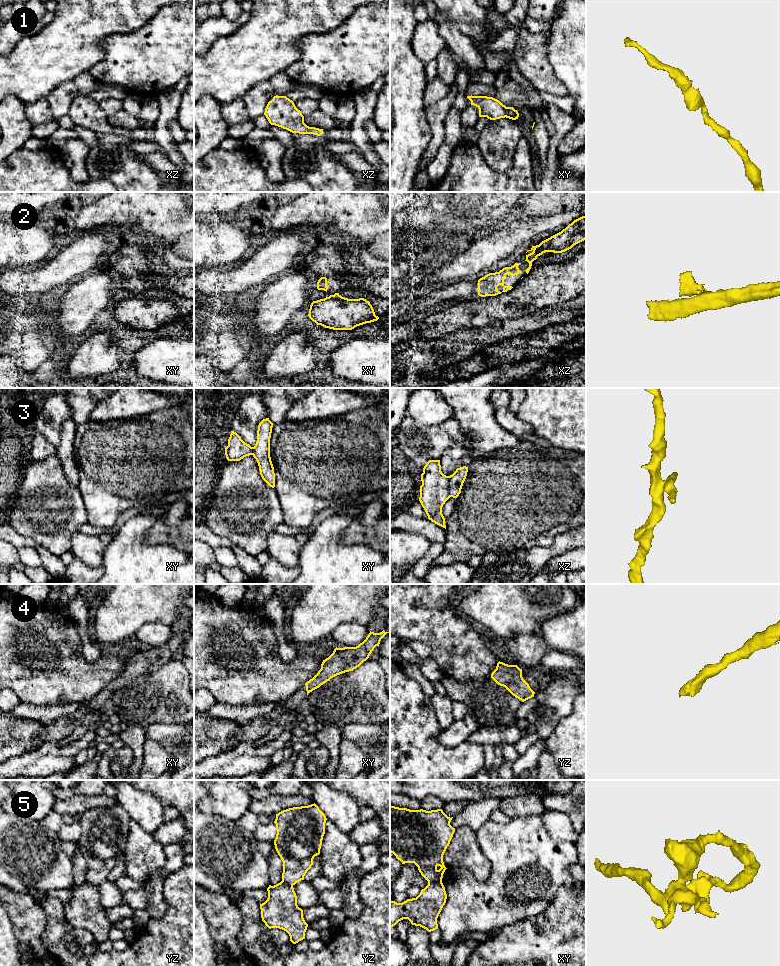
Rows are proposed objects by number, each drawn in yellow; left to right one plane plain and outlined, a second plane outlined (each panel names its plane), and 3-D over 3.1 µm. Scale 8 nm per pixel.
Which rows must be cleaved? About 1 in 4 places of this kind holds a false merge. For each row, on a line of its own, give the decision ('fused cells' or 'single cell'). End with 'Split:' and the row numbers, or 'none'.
1: single cell
2: fused cells
3: fused cells
4: single cell
5: fused cells
Split: 2, 3, 5

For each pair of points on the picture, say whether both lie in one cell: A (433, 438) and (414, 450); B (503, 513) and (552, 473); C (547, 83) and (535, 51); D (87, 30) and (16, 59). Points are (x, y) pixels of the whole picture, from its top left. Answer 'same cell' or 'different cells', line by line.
A: same cell
B: same cell
C: same cell
D: same cell

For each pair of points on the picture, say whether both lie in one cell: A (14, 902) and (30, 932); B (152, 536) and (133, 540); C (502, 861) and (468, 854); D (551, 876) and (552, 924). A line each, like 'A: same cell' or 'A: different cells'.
A: same cell
B: different cells
C: different cells
D: different cells

